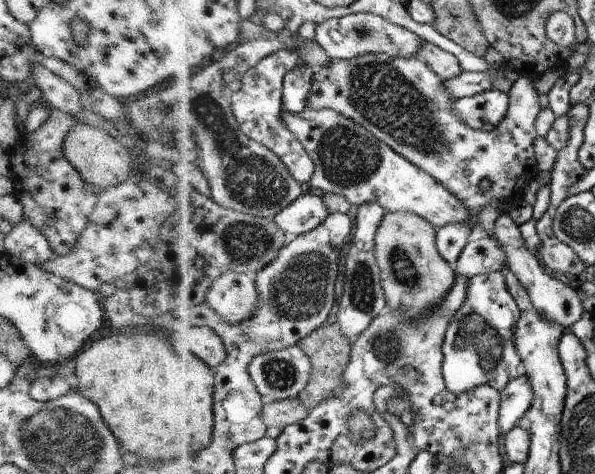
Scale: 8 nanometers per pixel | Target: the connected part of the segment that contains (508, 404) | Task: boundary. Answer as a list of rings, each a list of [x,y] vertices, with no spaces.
[[[522,374],[507,385],[500,397],[503,398],[503,405],[499,408],[499,434],[506,435],[520,424],[532,405],[534,392],[531,381]]]

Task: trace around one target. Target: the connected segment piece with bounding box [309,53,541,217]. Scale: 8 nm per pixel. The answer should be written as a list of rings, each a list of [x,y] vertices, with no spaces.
[[[371,53],[353,60],[334,61],[329,68],[316,73],[309,106],[314,109],[335,109],[358,121],[401,156],[428,172],[431,178],[439,181],[455,198],[459,198],[470,217],[476,217],[495,201],[524,201],[526,188],[538,174],[532,146],[536,138],[536,116],[541,112],[536,92],[528,78],[518,78],[508,92],[509,110],[499,126],[492,131],[472,129],[456,116],[456,100],[445,87],[444,80],[420,56],[394,59],[388,54]]]

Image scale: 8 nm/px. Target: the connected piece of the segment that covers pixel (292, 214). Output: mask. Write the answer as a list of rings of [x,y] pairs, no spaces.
[[[308,194],[274,219],[288,238],[296,238],[319,228],[330,216],[326,200]]]

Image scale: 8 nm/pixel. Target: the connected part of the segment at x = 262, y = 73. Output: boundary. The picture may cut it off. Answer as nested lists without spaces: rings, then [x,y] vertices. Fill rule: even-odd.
[[[296,48],[276,52],[264,58],[254,68],[250,68],[241,80],[242,88],[230,96],[243,132],[274,150],[290,168],[294,177],[300,183],[306,184],[313,180],[317,172],[316,162],[311,158],[311,154],[308,153],[299,137],[287,126],[283,116],[285,80],[304,64],[306,62]]]

